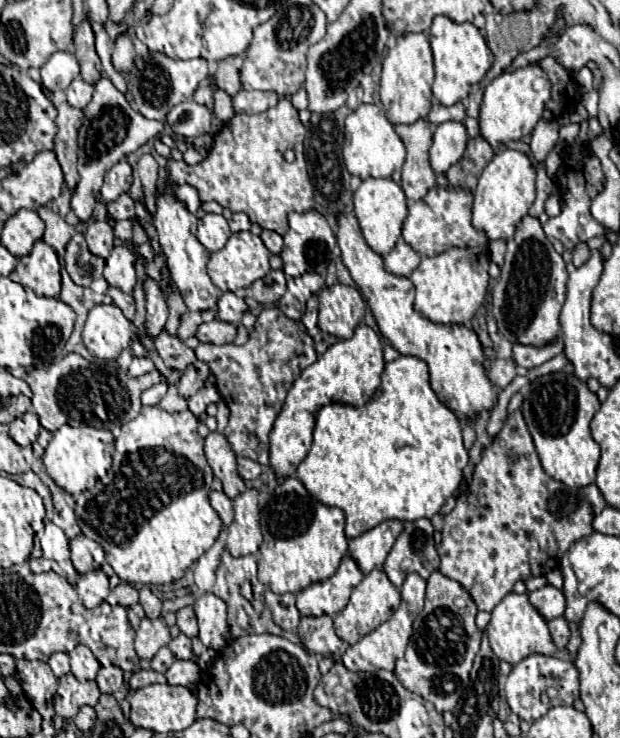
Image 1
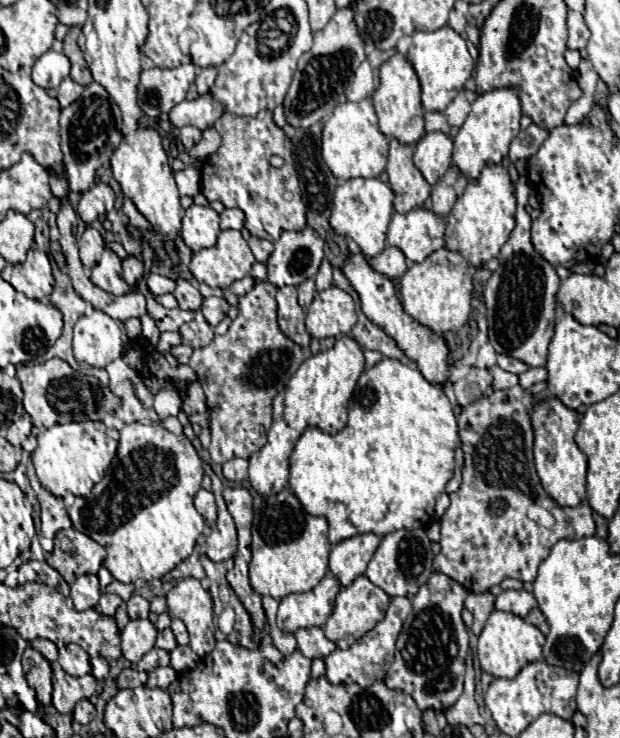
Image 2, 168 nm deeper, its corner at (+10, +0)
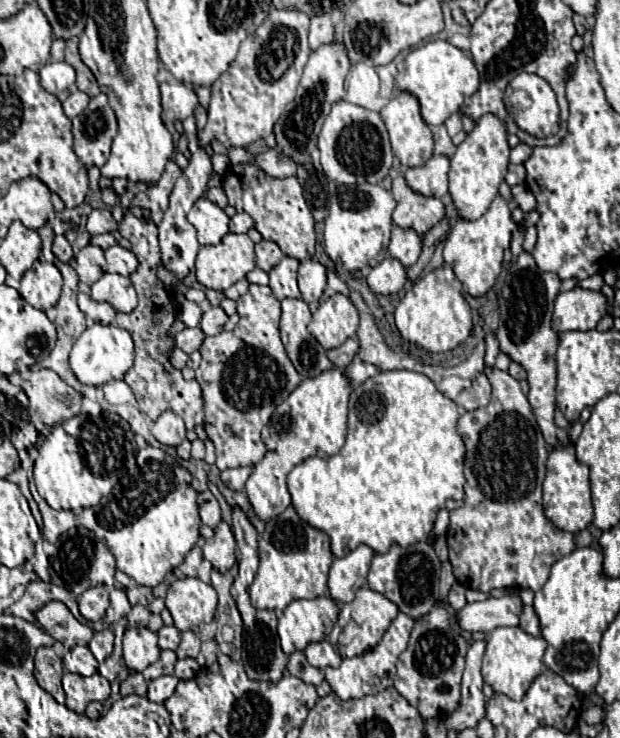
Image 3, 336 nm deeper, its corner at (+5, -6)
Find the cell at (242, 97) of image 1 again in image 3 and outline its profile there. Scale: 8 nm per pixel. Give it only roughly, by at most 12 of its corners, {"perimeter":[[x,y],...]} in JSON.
{"perimeter":[[104,93],[72,119],[82,167],[102,167],[118,133]]}

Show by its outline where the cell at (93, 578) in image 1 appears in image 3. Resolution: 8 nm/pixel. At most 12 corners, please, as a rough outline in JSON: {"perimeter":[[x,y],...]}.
{"perimeter":[[90,587],[78,597],[84,619],[100,621],[108,609],[108,593]]}

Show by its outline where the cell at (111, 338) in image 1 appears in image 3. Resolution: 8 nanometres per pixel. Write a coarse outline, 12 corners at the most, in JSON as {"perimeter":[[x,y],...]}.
{"perimeter":[[98,321],[76,339],[70,367],[96,387],[134,363],[130,333]]}

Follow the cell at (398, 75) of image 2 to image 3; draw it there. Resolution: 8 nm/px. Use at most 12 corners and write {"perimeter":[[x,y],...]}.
{"perimeter":[[396,91],[380,111],[404,167],[432,157],[432,131],[412,93]]}

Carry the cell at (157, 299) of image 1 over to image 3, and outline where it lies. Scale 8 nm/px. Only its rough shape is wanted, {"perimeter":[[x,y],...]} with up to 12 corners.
{"perimeter":[[114,245],[106,253],[110,273],[130,277],[138,257]]}

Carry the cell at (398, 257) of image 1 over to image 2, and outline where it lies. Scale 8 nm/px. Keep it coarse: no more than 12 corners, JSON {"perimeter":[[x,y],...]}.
{"perimeter":[[387,245],[371,267],[389,279],[407,271],[405,255]]}

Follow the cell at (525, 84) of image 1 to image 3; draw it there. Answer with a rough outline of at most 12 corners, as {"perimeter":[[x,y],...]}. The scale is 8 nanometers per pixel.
{"perimeter":[[486,113],[450,159],[458,215],[482,217],[510,163],[506,123]]}

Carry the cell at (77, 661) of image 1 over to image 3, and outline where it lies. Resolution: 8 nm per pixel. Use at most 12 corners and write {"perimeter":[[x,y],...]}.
{"perimeter":[[72,647],[64,655],[64,669],[90,677],[98,661],[88,647]]}

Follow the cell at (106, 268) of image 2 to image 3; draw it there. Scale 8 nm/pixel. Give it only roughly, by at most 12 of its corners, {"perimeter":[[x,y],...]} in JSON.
{"perimeter":[[104,273],[90,289],[96,301],[108,301],[128,313],[136,305],[132,281]]}

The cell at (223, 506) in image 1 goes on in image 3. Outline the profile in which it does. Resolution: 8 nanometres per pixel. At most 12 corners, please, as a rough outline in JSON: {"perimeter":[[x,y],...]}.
{"perimeter":[[210,491],[198,495],[200,519],[216,529],[222,521],[220,505]]}

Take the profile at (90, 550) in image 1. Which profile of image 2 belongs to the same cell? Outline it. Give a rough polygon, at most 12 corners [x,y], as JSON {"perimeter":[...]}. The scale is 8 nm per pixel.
{"perimeter":[[77,529],[55,535],[51,567],[73,583],[97,573],[105,547]]}

